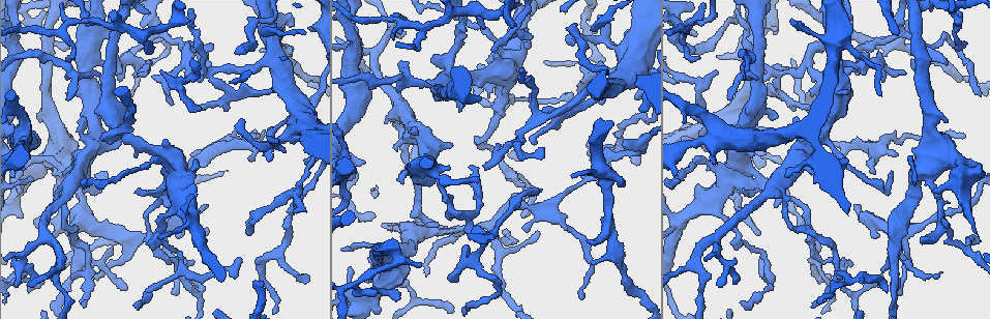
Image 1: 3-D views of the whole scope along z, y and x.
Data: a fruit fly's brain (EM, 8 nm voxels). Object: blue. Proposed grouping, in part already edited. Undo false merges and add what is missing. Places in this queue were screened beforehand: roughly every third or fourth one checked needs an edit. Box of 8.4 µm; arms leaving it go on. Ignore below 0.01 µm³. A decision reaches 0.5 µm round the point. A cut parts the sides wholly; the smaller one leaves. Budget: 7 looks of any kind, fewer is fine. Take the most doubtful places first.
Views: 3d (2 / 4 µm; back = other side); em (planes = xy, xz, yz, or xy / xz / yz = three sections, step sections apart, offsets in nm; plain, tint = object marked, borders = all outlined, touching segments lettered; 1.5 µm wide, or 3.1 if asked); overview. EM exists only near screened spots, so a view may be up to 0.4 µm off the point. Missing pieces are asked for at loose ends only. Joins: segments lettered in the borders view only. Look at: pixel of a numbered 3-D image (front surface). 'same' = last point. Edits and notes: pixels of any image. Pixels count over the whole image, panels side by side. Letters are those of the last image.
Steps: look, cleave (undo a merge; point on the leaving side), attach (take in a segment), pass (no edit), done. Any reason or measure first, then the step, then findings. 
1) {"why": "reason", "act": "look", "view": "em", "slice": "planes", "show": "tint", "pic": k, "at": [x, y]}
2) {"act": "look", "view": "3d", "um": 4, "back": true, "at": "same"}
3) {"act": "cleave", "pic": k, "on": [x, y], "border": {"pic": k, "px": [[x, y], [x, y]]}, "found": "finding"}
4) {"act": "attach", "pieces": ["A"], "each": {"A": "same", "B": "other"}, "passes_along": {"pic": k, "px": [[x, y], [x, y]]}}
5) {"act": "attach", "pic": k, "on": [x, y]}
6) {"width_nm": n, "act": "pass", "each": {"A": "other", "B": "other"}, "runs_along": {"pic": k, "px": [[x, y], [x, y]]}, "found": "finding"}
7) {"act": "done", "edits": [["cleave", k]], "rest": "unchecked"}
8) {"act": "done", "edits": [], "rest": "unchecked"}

{"act": "look", "view": "3d", "um": 4, "pic": 1, "at": [905, 21]}

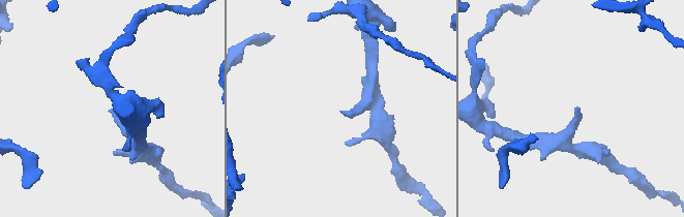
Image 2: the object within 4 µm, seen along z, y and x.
{"act": "look", "view": "em", "um": 3.1, "slice": "planes", "show": "borders", "pic": 2, "at": [342, 111]}

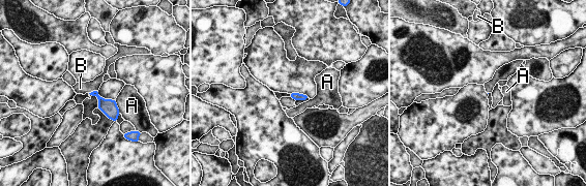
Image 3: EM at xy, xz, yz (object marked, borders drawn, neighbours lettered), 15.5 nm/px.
{"act": "attach", "pieces": ["B"], "each": {"A": "other", "B": "same"}, "passes_along": {"pic": 3, "px": [[103, 103], [93, 91], [80, 88]]}, "found": "it goes on there"}

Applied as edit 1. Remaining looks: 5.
{"why": "redraw", "act": "look", "view": "overview"}

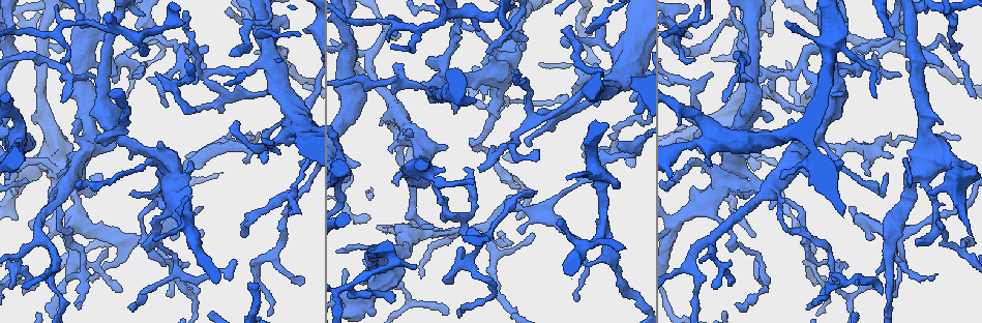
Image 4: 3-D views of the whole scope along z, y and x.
{"why": "free end", "act": "look", "view": "em", "slice": "planes", "show": "borders", "pic": 4, "at": [396, 34]}

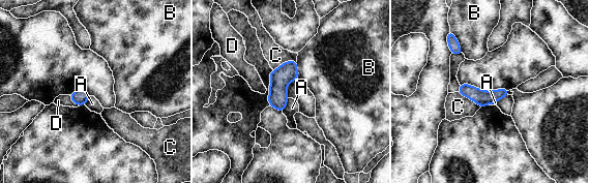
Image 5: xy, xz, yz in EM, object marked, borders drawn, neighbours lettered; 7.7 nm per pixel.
{"width_nm": 110, "longest_contact_nm": ["C", 200], "act": "pass", "each": {"A": "other", "B": "other", "C": "other", "D": "other"}, "found": "no lettered segment goes on from it"}

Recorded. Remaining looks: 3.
{"why": "an open end", "act": "look", "view": "em", "slice": "yz", "step": 8, "show": "borders", "pic": 4, "at": [525, 50]}

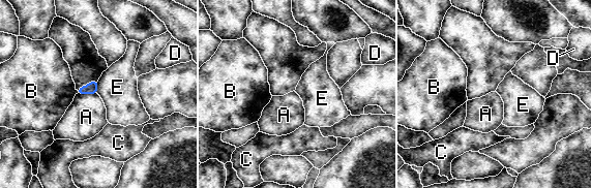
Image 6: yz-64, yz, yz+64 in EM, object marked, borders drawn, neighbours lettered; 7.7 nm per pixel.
{"longest_contact_nm": ["A", 160], "act": "pass", "each": {"A": "other", "B": "other", "C": "other", "D": "other", "E": "other"}, "border": {"pic": 6, "px": [[98, 81], [96, 93]]}, "found": "none of them fits"}

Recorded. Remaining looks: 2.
{"act": "done", "edits": [["attach", 3]], "rest": "unchecked"}

